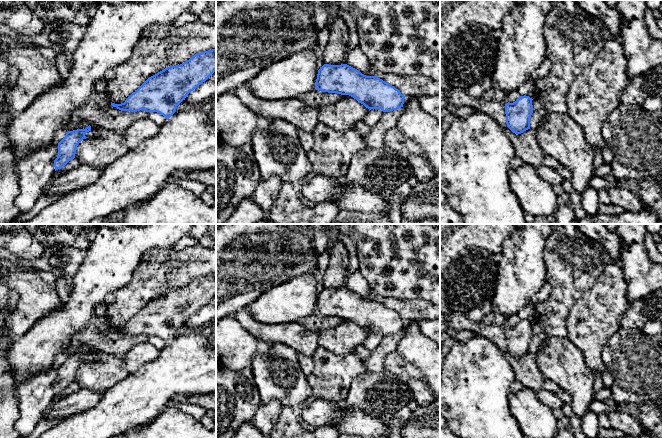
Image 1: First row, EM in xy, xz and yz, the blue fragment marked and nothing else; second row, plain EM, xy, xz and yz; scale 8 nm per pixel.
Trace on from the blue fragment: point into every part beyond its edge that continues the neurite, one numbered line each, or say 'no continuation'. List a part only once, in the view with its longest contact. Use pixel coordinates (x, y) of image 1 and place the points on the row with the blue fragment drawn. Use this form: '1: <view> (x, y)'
no continuation

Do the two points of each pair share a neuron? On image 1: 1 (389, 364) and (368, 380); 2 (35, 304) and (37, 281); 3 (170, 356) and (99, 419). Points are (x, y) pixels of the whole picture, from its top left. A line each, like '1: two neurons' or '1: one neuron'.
1: two neurons
2: one neuron
3: one neuron

